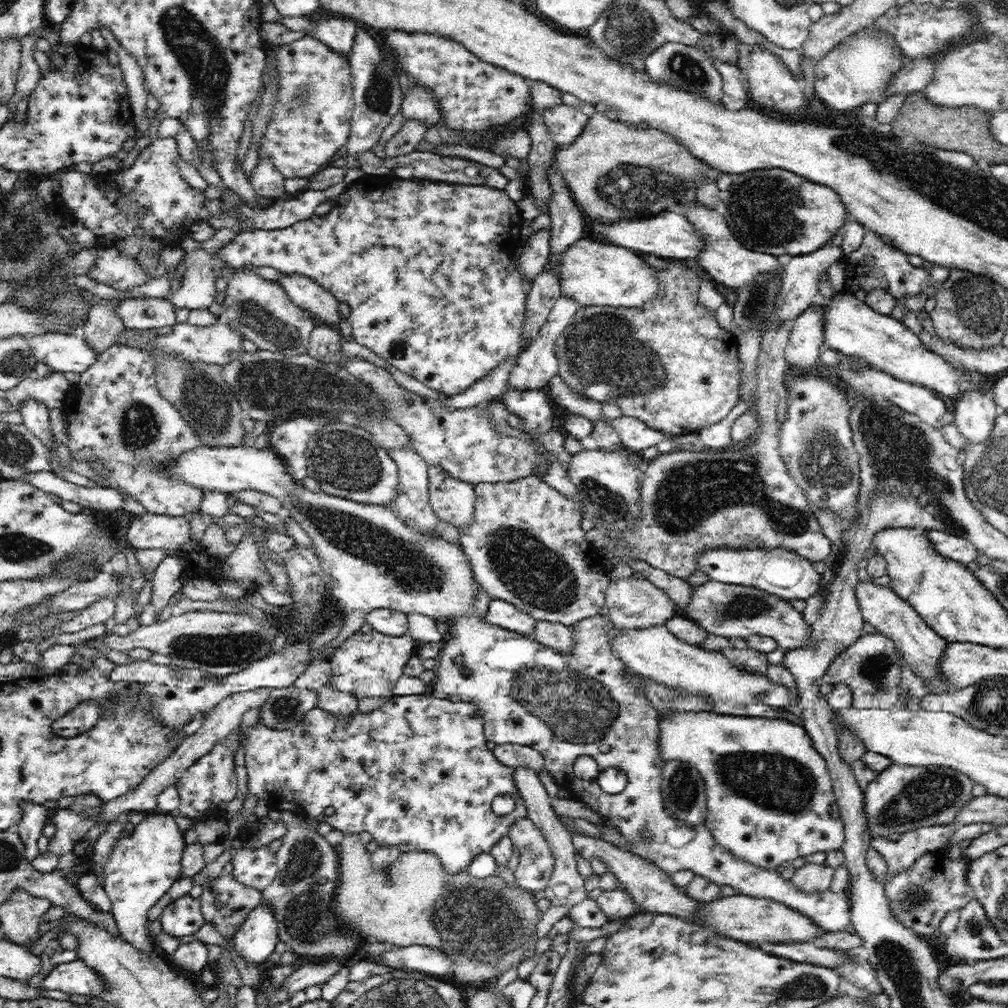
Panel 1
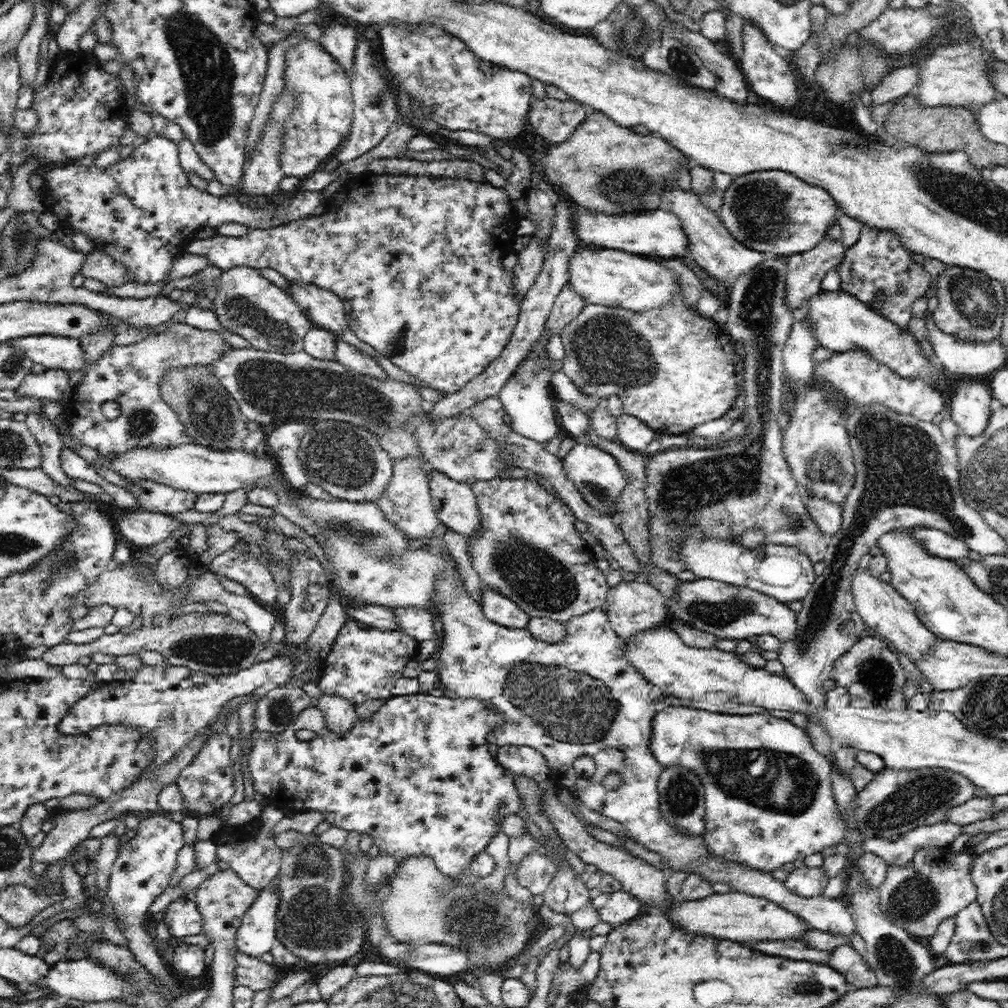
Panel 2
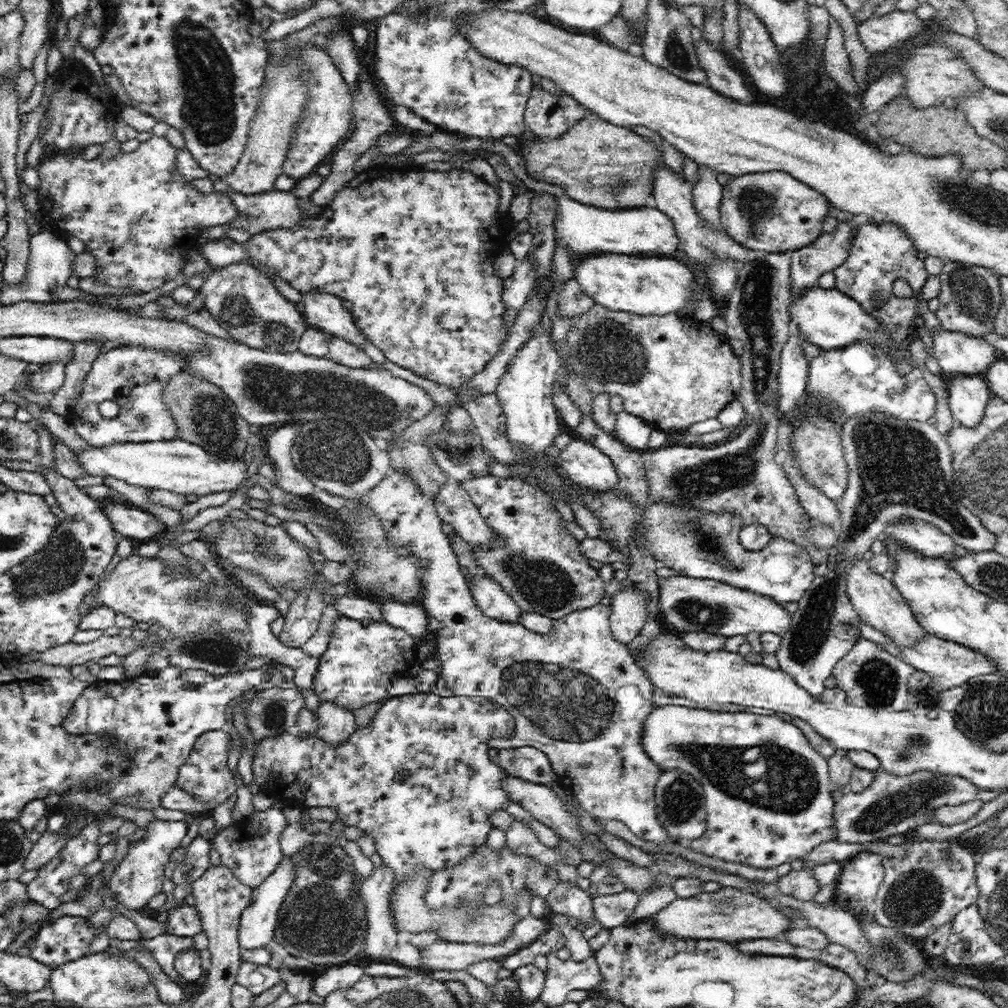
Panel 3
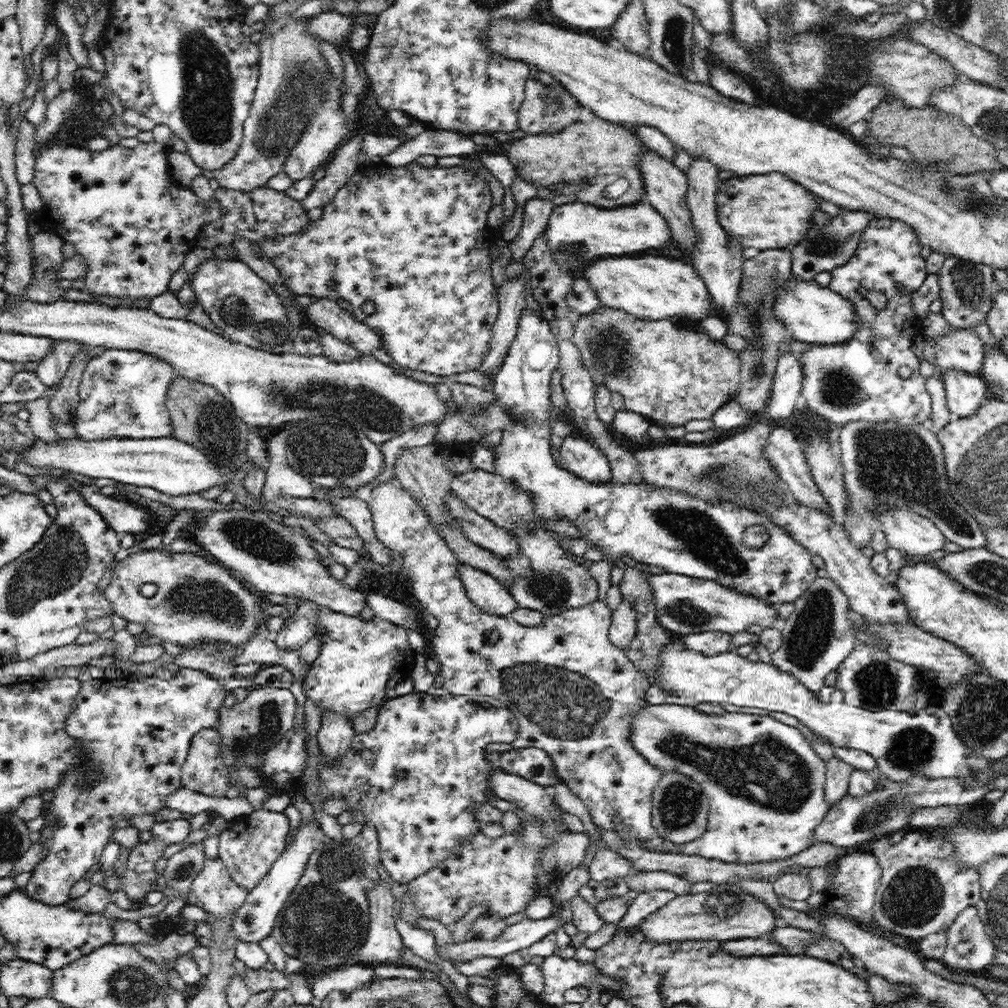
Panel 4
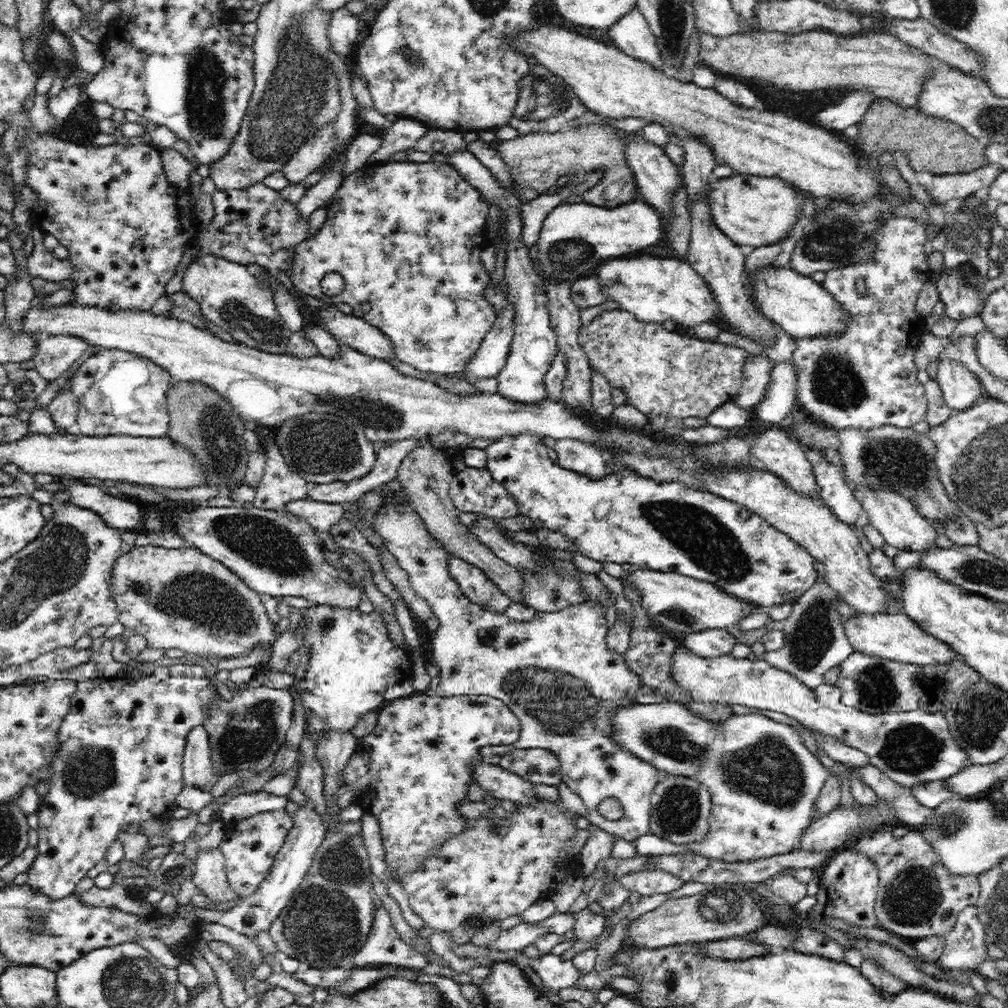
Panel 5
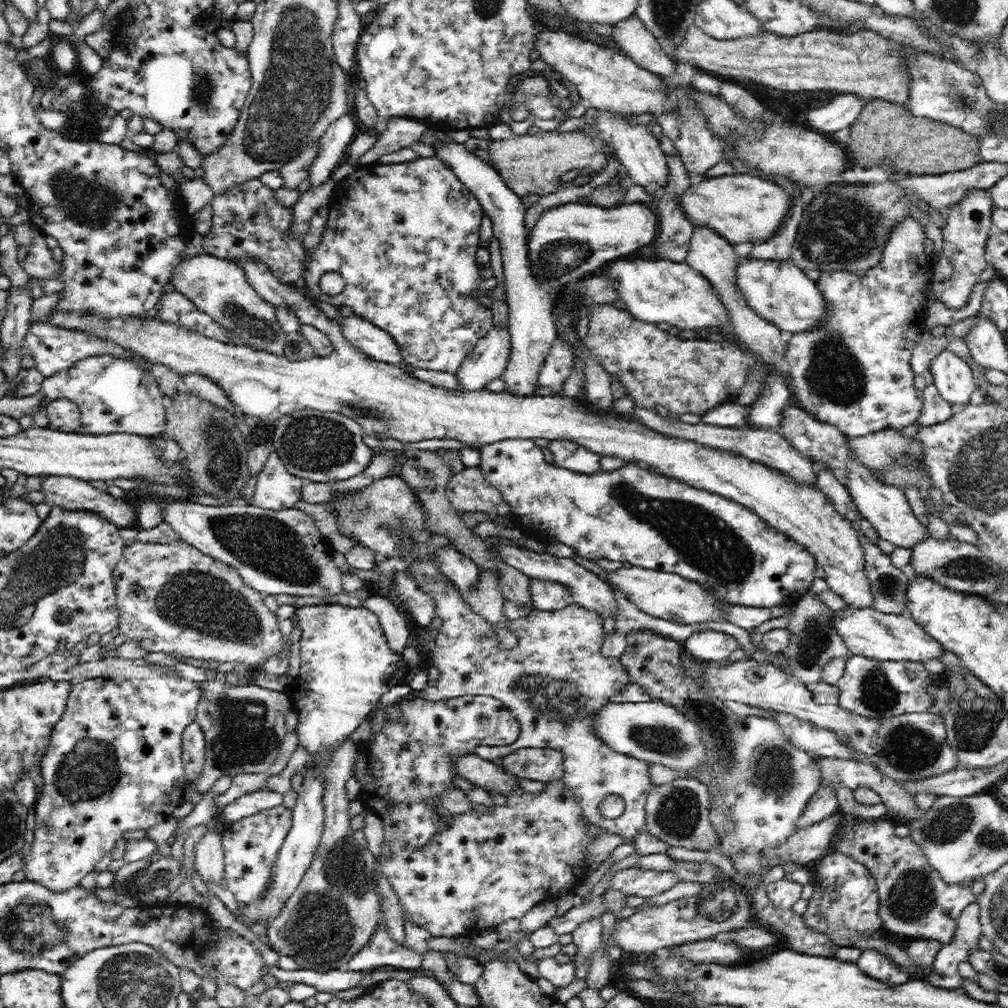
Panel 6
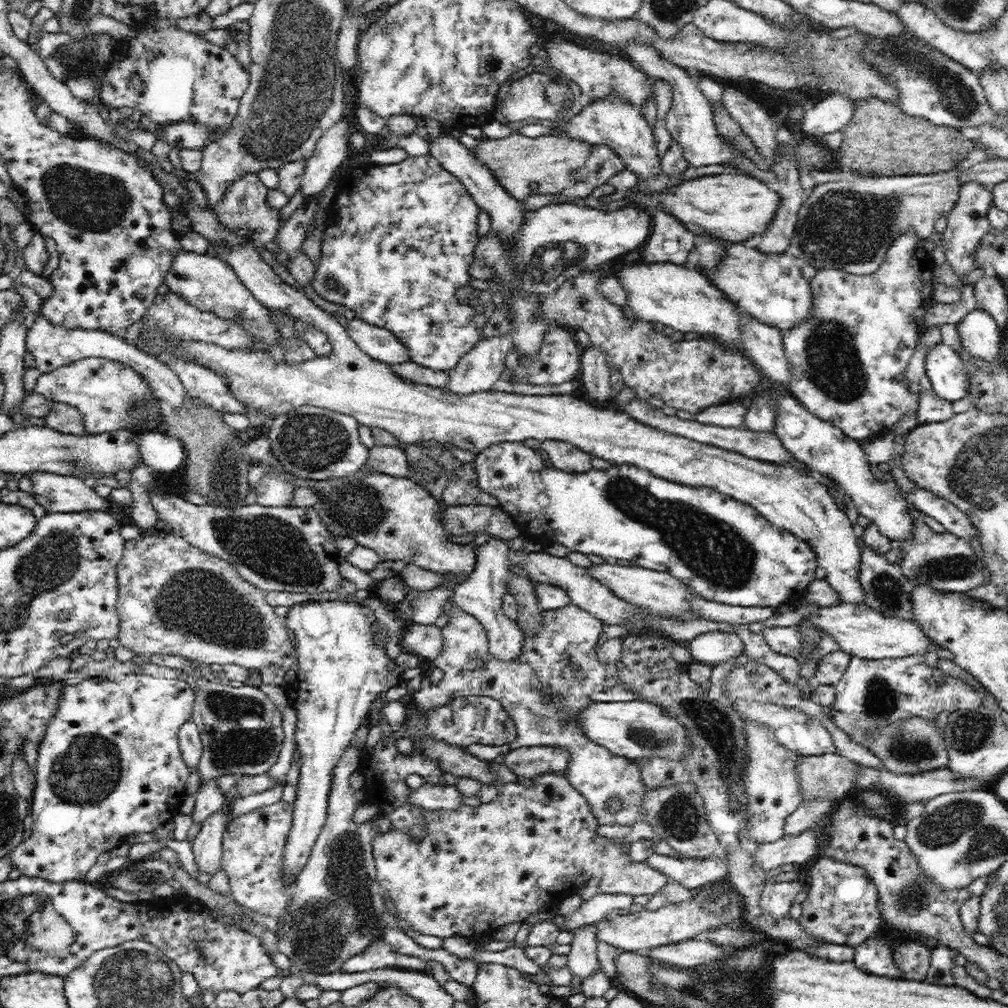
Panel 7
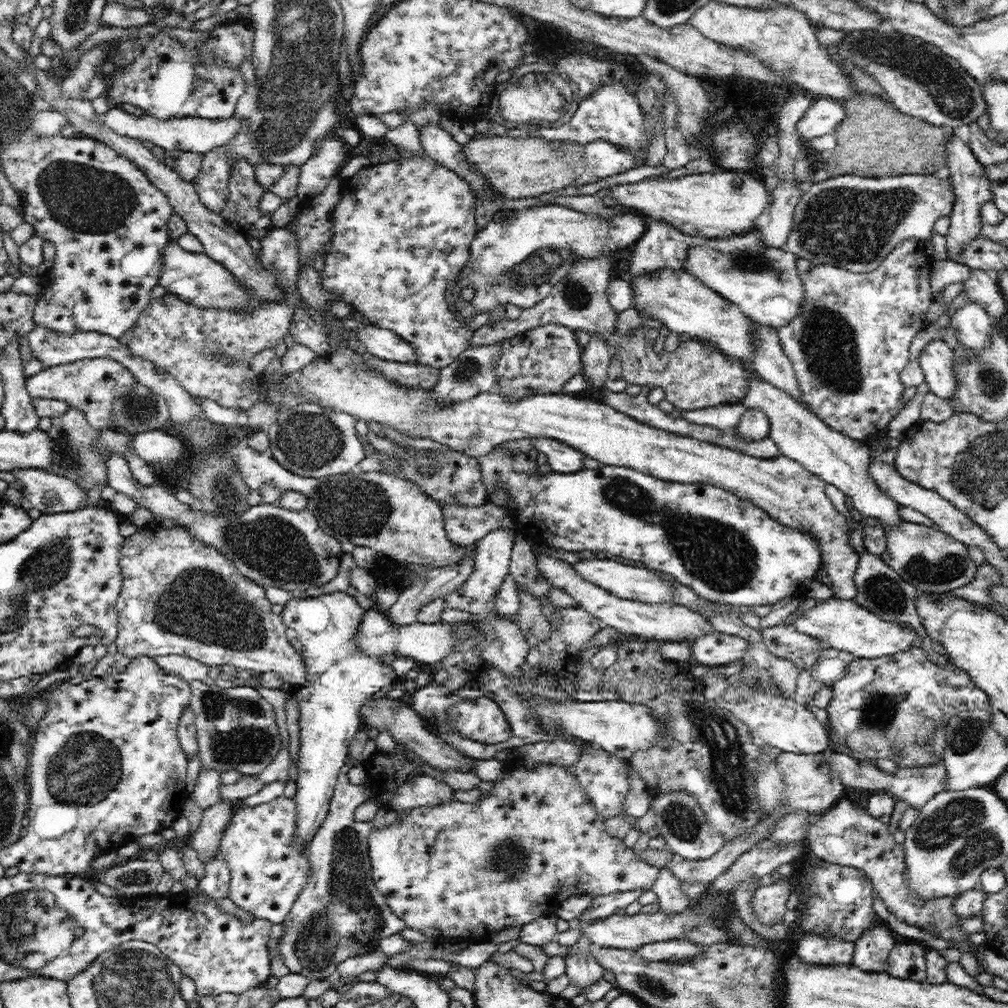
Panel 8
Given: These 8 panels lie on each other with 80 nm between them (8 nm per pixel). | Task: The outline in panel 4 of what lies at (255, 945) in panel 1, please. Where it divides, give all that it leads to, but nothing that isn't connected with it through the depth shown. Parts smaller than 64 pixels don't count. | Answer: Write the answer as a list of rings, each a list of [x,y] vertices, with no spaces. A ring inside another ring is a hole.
[[[311,823],[300,828],[293,845],[285,849],[283,855],[273,864],[266,878],[250,891],[248,900],[244,903],[244,906],[240,907],[233,924],[235,935],[239,942],[260,945],[263,940],[271,936],[280,910],[282,910],[284,903],[290,897],[292,890],[297,886],[302,872],[304,872],[304,864],[306,864],[310,852],[318,844],[325,841],[327,839],[320,827]]]

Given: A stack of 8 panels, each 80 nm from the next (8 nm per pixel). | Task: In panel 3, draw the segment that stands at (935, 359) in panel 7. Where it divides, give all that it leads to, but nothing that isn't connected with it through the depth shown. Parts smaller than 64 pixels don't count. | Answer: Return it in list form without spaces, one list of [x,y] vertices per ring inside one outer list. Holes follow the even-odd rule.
[[[978,375],[954,377],[949,385],[949,410],[954,421],[975,431],[986,418],[990,387]]]

